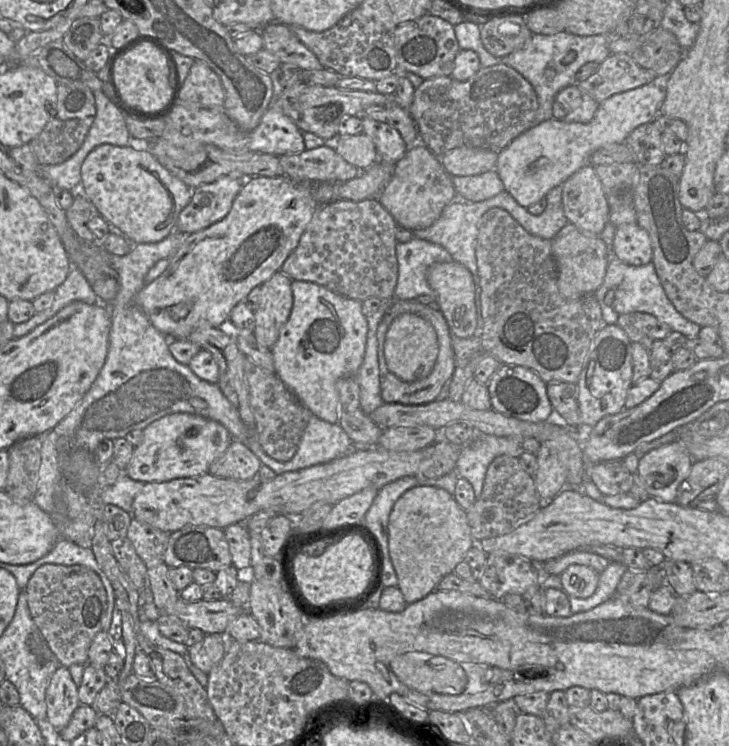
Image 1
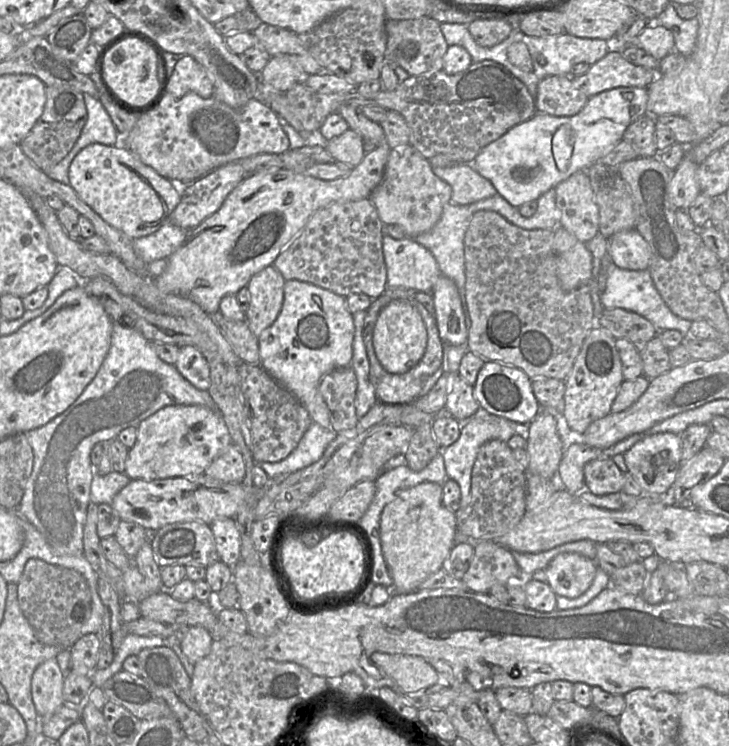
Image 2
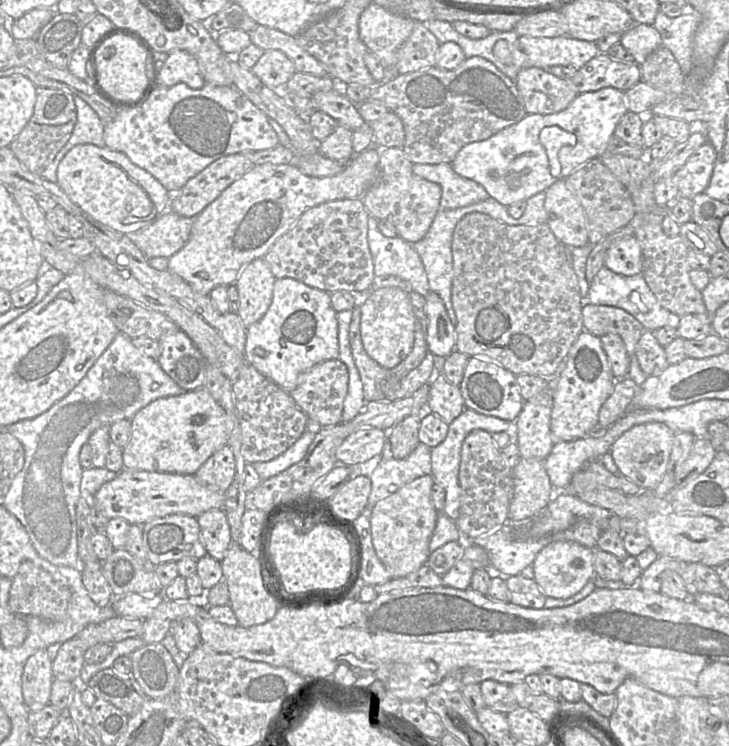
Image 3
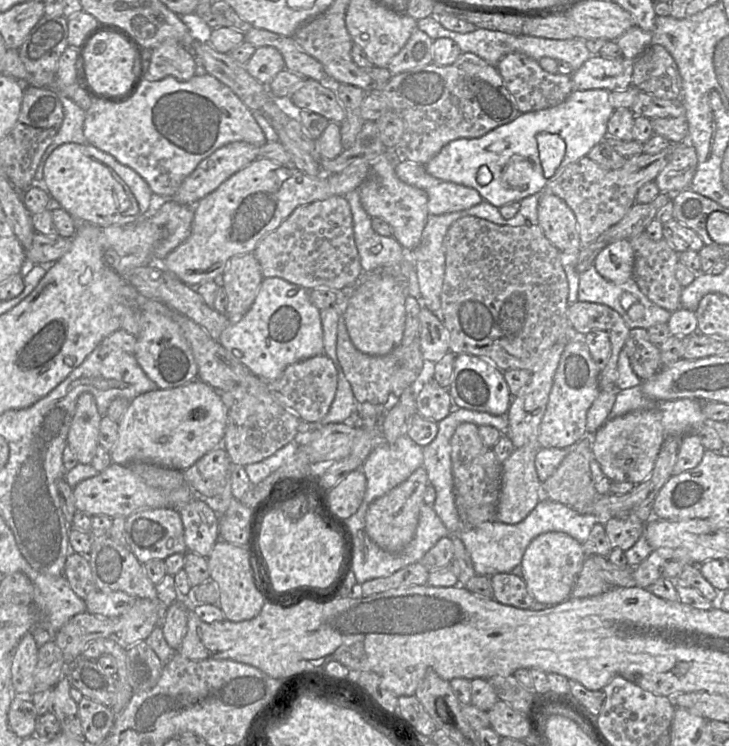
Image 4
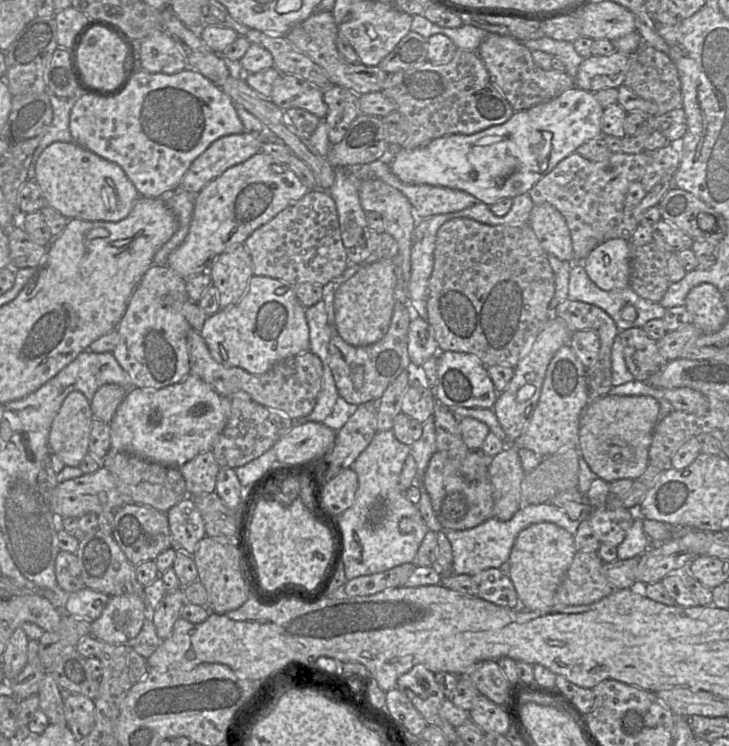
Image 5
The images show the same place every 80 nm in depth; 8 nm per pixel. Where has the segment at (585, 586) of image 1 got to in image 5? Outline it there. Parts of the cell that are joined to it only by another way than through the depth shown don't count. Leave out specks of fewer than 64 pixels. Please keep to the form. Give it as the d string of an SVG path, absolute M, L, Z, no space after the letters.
M554 523L532 524L517 535L509 559L507 563L500 567L500 570L513 582L522 610L538 611L552 606L555 592L571 565L576 552L573 535Z

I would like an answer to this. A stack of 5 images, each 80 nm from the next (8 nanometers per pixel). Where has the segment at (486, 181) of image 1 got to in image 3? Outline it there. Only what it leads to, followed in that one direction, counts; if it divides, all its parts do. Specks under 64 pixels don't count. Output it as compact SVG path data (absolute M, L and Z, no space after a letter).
M415 163L412 171L415 175L441 187L440 210L463 208L490 198L482 185L458 175L450 164Z

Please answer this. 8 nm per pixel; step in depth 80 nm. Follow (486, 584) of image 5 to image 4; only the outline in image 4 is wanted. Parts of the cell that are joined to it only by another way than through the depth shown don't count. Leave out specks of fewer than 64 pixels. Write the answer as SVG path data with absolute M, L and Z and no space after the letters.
M497 573L490 576L493 599L519 609L530 609L535 599L529 594L525 581L511 573Z

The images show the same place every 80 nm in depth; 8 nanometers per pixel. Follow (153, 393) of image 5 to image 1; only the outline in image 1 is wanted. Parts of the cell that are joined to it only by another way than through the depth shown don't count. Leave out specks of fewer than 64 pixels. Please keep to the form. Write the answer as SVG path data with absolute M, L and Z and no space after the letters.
M188 413L166 415L143 429L143 440L134 448L125 474L143 483L167 482L178 478L201 476L208 473L210 466L225 453L232 441L227 428L216 421Z

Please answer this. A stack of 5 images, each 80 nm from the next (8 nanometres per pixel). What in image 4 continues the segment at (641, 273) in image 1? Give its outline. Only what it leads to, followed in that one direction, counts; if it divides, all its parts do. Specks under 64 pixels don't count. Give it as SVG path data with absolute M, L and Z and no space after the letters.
M592 266L579 274L577 298L582 302L604 304L617 311L628 327L648 329L656 324L667 324L671 312L650 301L639 289L633 278L622 284L615 284L602 277Z

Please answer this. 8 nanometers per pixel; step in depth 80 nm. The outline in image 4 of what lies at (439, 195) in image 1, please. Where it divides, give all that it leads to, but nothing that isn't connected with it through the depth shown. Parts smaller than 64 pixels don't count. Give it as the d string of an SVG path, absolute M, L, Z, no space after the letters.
M387 149L369 163L367 177L358 189L361 205L371 218L378 217L385 220L392 229L392 237L406 252L411 252L420 244L423 229L429 218L427 193L398 178L395 168L400 161L392 150Z

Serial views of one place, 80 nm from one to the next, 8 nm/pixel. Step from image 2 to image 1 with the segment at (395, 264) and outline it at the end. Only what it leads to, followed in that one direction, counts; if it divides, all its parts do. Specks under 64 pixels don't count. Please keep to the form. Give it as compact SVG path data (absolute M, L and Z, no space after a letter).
M413 238L406 243L396 244L396 257L396 300L414 300L418 296L430 296L436 302L435 293L426 279L426 271L434 263L452 261L451 255L438 244Z

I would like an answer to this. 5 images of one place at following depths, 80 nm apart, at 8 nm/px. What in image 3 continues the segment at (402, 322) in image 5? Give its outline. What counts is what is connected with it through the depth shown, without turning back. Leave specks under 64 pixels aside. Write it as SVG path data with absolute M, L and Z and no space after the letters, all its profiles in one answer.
M416 292L409 295L413 312L415 315L415 338L410 354L392 370L387 370L373 360L365 351L360 335L360 315L358 310L353 310L352 321L349 328L349 343L353 360L358 369L362 384L364 397L369 401L392 401L407 398L415 391L427 384L435 367L435 356L429 352L426 342L427 317L425 314L426 298Z

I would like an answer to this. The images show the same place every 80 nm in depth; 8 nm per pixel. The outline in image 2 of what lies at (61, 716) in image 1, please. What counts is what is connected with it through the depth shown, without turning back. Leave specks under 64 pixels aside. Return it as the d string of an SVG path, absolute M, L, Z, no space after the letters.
M54 658L46 660L34 671L31 681L32 700L40 716L50 715L65 705L64 679Z

